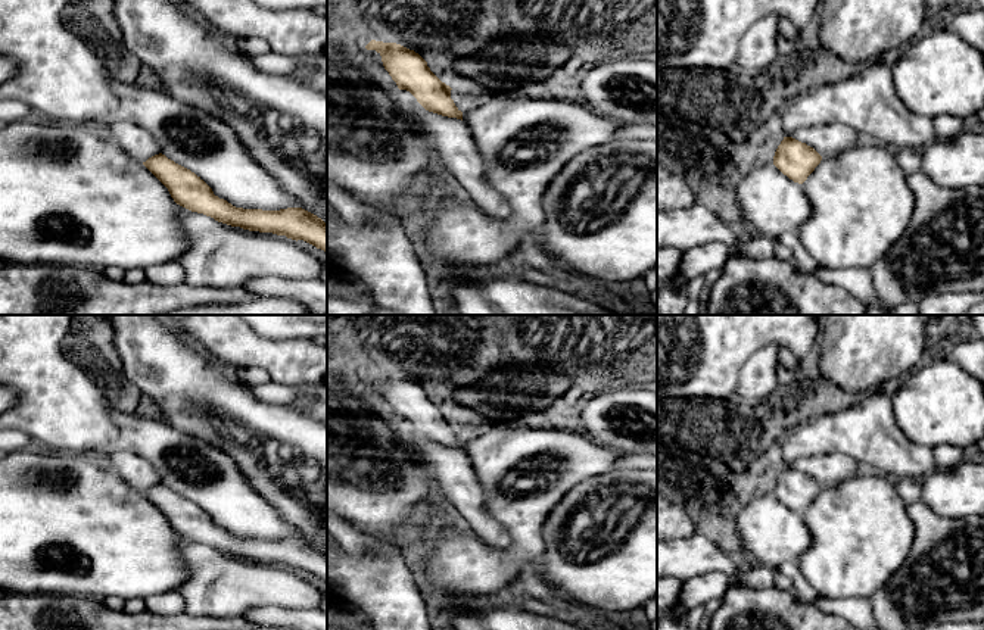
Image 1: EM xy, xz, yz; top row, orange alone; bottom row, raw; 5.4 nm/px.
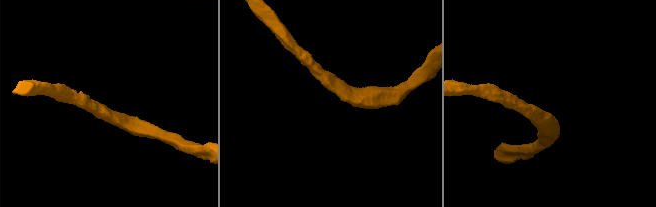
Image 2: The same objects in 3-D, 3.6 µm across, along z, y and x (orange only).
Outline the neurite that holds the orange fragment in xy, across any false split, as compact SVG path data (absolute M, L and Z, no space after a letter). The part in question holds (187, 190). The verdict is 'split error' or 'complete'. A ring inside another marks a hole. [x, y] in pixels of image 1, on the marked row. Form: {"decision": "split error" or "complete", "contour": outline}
{"decision": "split error", "contour": "M119 121L99 131L141 162L168 188L177 205L231 227L303 240L327 252L327 224L317 215L302 208L280 210L236 208L215 196L194 172L162 155L161 146L147 130Z"}

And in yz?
{"decision": "split error", "contour": "M843 124L801 128L784 137L773 165L794 183L803 184L823 158L834 158L862 141L862 135Z"}

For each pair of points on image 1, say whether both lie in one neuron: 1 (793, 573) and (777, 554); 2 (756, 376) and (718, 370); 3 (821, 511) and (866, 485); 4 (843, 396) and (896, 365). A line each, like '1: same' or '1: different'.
1: different
2: different
3: same
4: different

